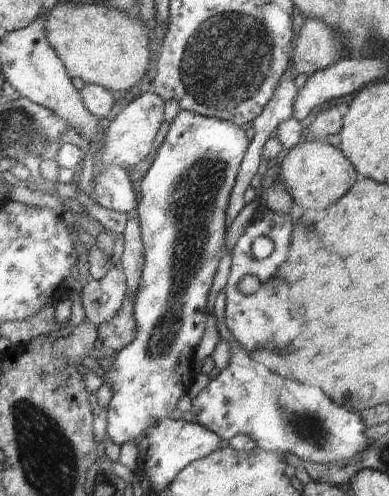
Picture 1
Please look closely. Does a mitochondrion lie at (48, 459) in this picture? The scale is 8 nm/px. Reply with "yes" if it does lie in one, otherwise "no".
yes

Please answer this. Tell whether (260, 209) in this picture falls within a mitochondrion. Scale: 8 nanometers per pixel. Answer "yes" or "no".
no

